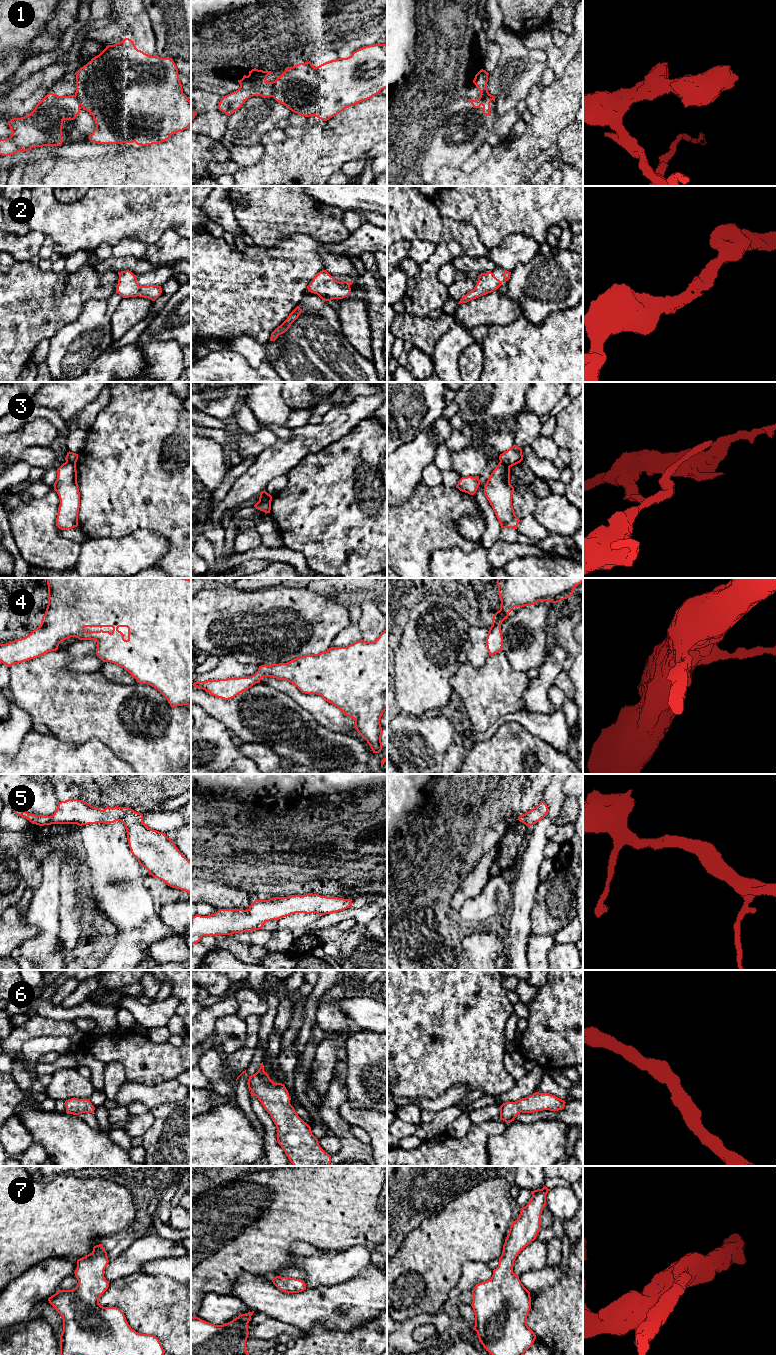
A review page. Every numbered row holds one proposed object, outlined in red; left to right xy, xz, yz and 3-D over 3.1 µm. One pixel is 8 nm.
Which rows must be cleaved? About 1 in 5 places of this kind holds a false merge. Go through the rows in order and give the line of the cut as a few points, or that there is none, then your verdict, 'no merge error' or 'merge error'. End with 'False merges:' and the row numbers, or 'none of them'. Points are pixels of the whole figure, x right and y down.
1: xz (274, 81), (272, 96) | merge error
2: no cut | no merge error
3: xz (271, 497), (259, 501) | merge error
4: no cut | no merge error
5: no cut | no merge error
6: no cut | no merge error
7: no cut | no merge error
False merges: 1, 3

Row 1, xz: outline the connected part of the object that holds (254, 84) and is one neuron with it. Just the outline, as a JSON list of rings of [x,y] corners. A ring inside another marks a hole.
[[[256,68],[249,71],[249,75],[244,75],[238,80],[240,87],[238,90],[222,96],[218,109],[228,116],[240,109],[245,101],[253,96],[273,97],[274,88],[272,82],[267,82],[267,76],[273,74],[272,71],[263,71]]]

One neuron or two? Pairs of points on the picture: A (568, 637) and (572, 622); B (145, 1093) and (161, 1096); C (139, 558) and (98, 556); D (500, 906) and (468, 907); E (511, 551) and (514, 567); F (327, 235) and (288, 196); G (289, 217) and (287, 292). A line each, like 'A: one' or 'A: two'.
A: one
B: one
C: one
D: one
E: two
F: one
G: two

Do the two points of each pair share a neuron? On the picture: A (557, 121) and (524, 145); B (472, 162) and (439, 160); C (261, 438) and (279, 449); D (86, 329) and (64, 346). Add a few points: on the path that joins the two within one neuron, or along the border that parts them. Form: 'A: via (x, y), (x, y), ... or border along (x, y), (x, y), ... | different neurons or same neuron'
A: via (549, 123), (532, 140) | same neuron
B: border along (480, 145), (460, 166) | different neurons
C: border along (277, 438), (256, 456) | different neurons
D: via (81, 334), (69, 346) | same neuron

